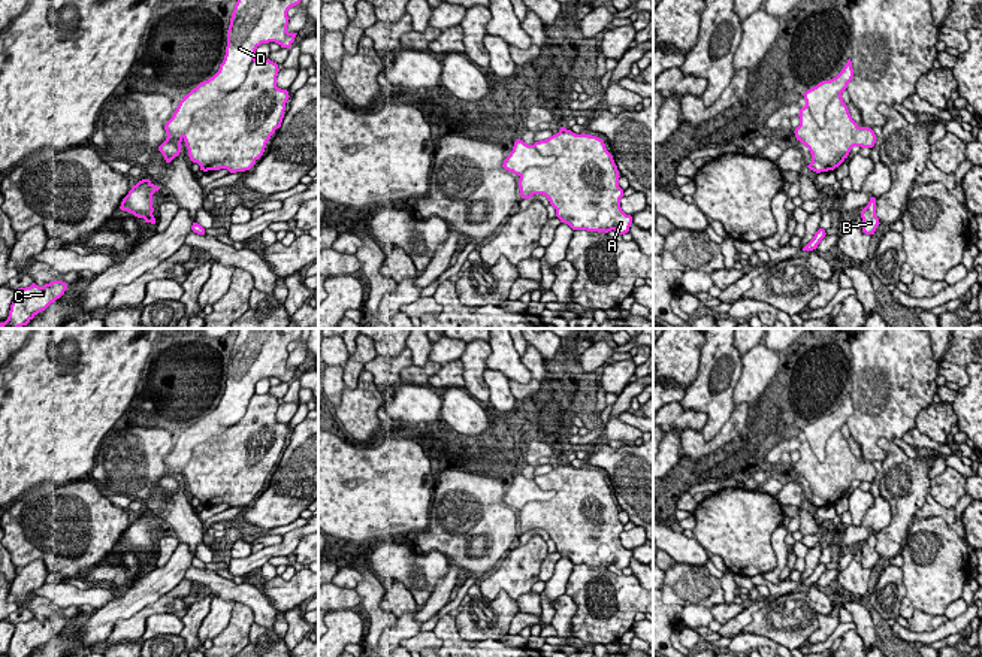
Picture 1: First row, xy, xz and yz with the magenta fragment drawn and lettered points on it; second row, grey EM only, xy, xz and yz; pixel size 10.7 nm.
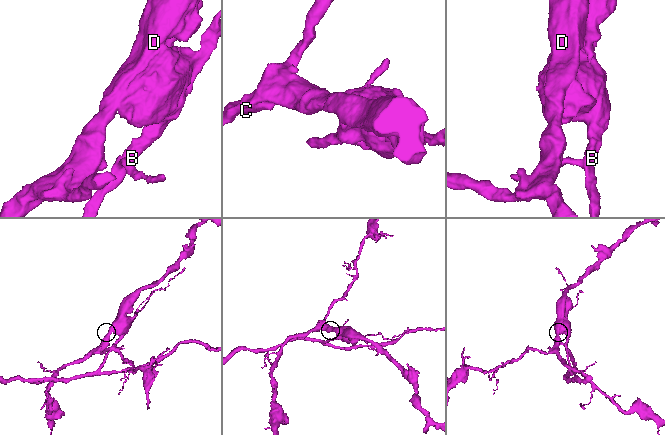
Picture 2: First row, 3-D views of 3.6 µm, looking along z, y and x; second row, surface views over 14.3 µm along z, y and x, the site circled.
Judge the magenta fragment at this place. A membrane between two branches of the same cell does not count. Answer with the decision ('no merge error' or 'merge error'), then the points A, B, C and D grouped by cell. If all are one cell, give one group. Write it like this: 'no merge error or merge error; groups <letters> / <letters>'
merge error; groups A B / C D

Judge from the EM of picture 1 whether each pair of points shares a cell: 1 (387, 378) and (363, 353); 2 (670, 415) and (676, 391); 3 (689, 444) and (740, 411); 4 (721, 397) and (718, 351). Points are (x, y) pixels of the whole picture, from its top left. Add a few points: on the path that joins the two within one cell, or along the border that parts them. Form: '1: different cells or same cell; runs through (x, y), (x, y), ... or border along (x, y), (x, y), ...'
1: different cells; border along (377, 354), (363, 369)
2: different cells; border along (679, 400), (668, 403)
3: same cell; runs through (704, 445), (715, 444), (733, 426)
4: same cell; runs through (721, 385), (721, 363)

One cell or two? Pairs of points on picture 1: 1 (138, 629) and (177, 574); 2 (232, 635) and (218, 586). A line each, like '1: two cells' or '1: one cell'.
1: two cells
2: two cells

